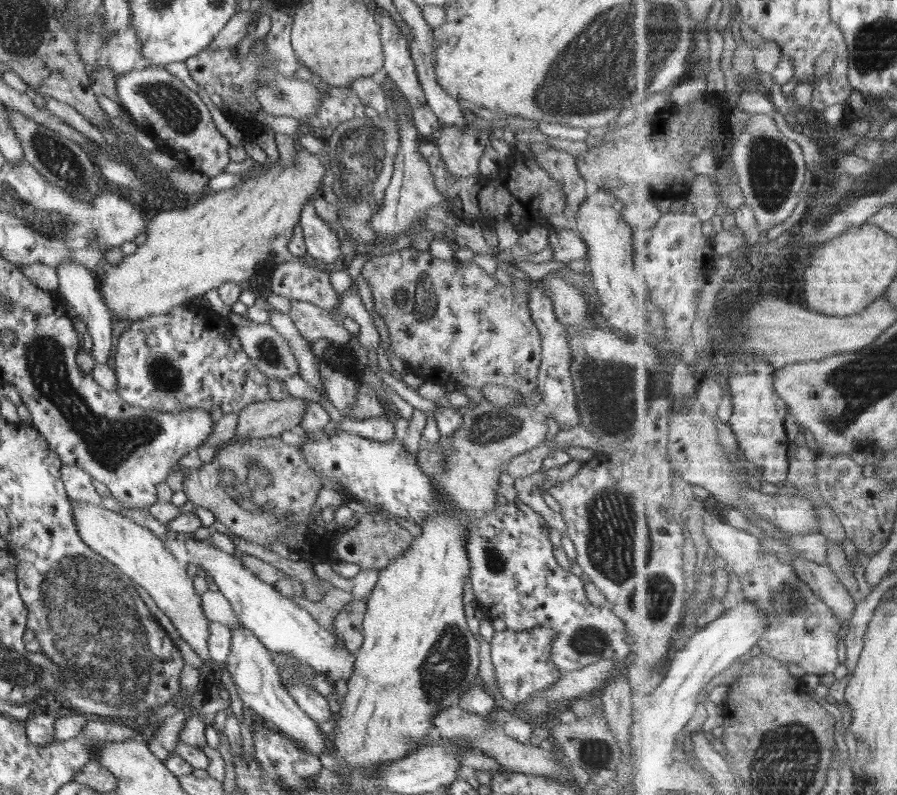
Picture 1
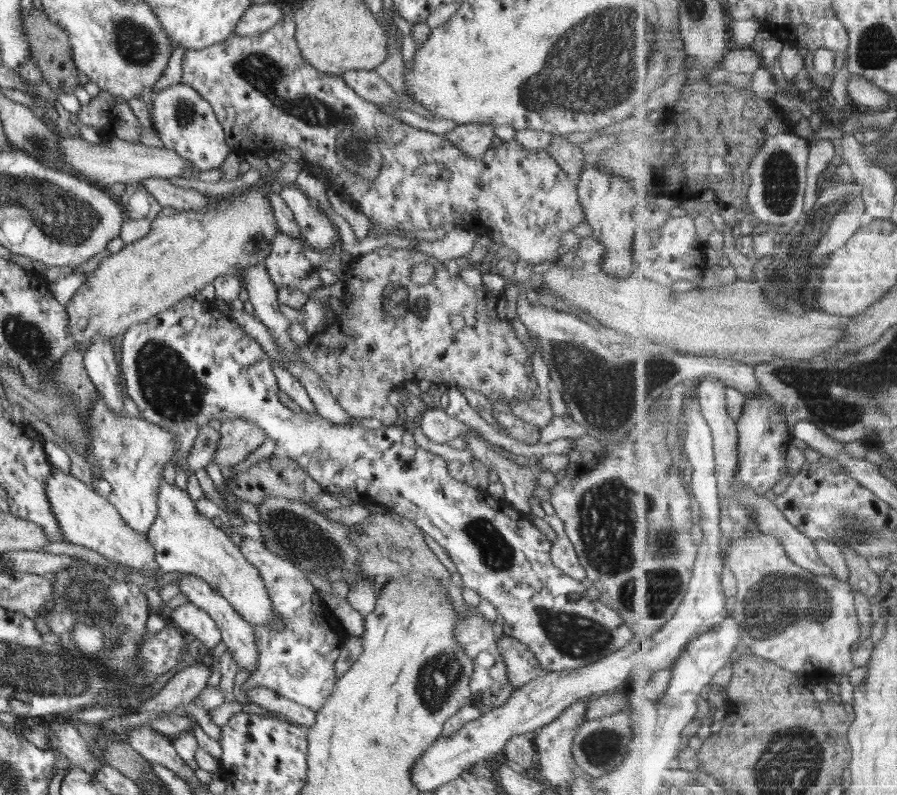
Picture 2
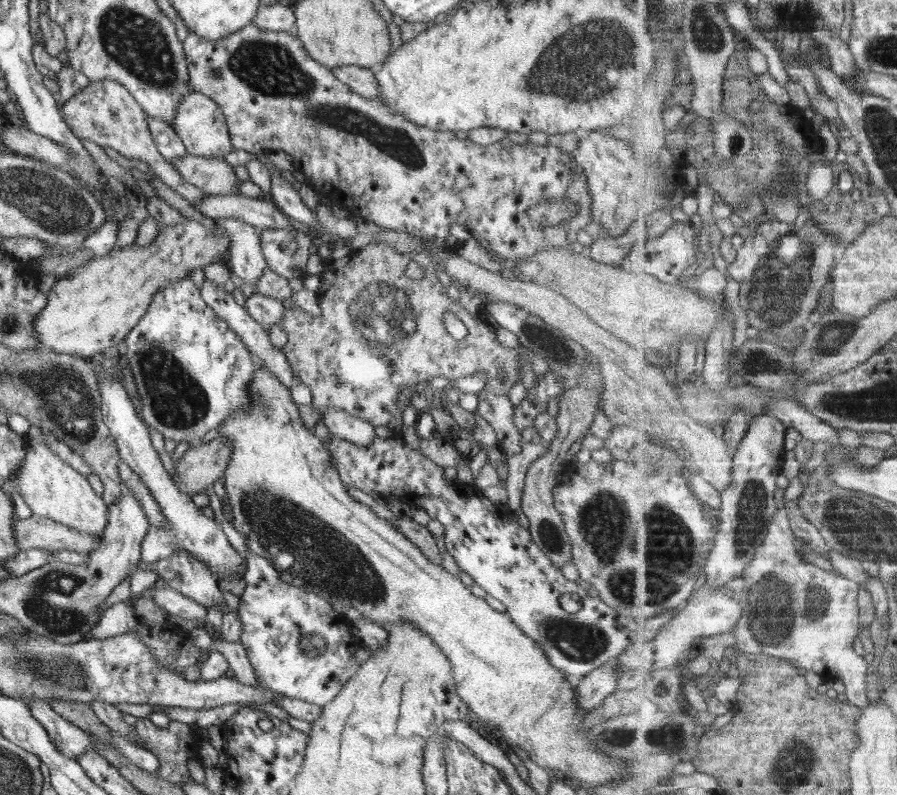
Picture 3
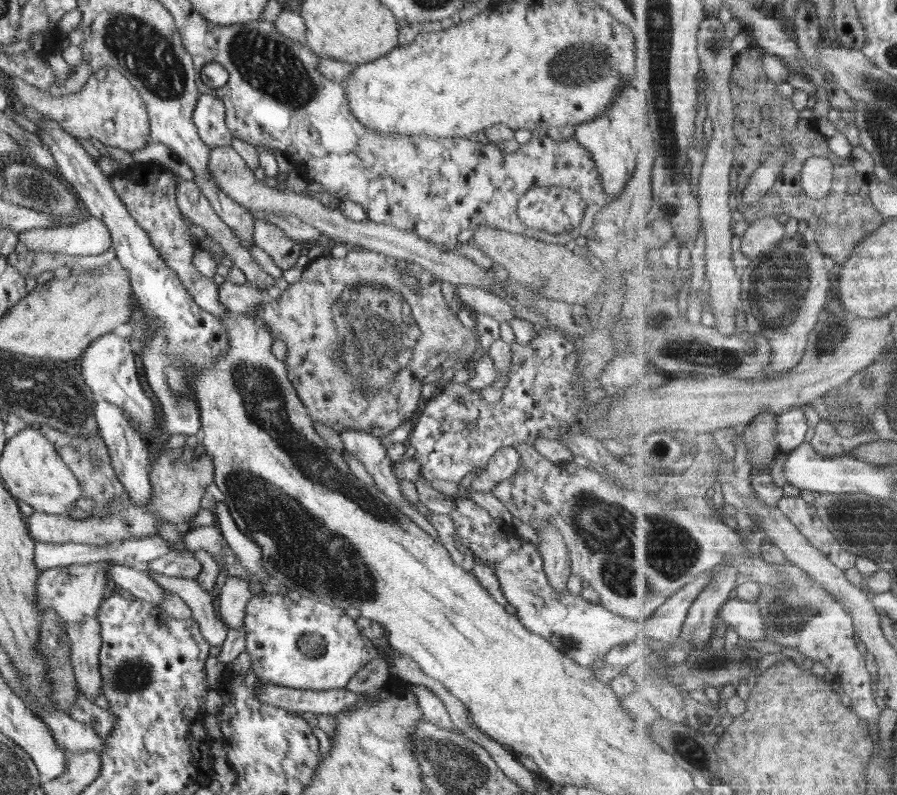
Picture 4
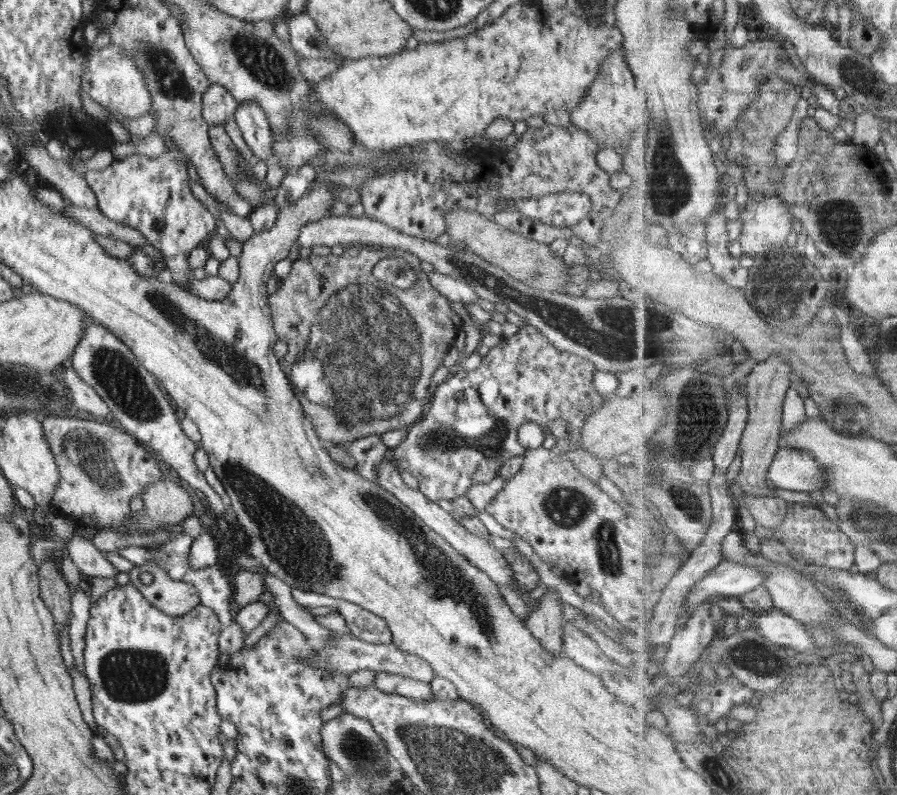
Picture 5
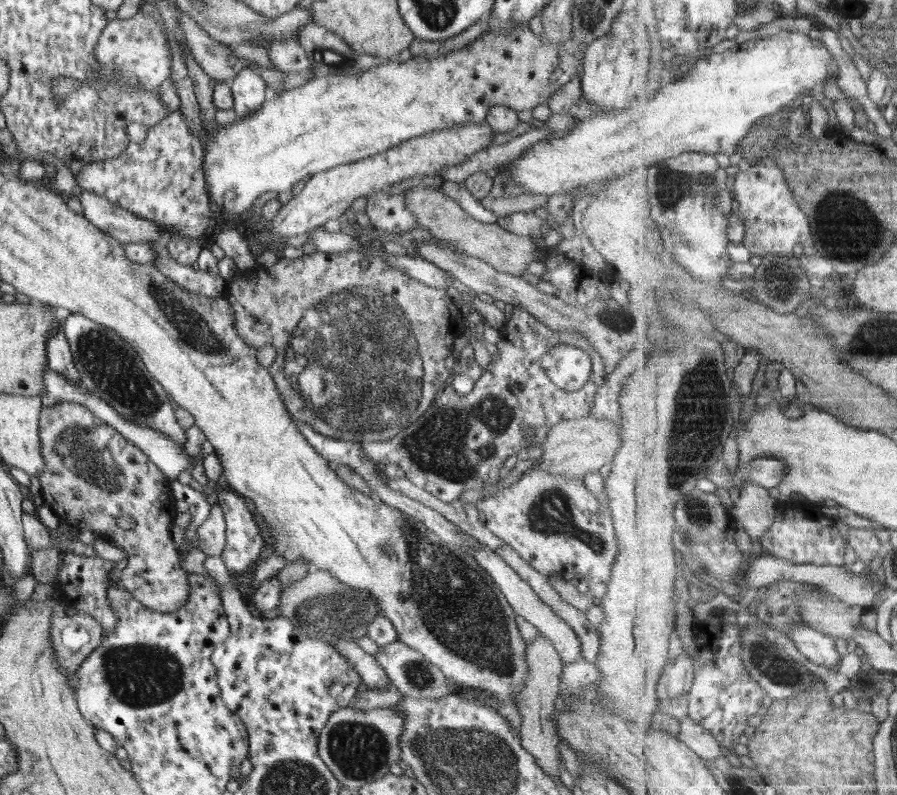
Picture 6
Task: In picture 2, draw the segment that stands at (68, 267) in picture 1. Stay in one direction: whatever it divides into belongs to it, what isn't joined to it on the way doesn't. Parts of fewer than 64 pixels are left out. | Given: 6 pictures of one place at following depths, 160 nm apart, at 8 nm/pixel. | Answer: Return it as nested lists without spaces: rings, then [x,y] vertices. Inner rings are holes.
[[[98,334],[91,344],[82,350],[82,359],[87,377],[93,383],[97,395],[109,410],[120,414],[124,412],[119,384],[120,370],[108,339]]]

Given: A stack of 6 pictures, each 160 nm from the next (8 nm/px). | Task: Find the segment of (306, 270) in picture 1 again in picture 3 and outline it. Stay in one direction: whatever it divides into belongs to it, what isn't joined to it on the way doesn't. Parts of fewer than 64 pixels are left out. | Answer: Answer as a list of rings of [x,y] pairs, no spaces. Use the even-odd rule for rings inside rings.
[[[261,229],[258,231],[260,251],[262,252],[265,266],[283,278],[297,278],[302,280],[309,275],[305,271],[307,248],[310,245],[310,234],[305,230],[292,229]]]

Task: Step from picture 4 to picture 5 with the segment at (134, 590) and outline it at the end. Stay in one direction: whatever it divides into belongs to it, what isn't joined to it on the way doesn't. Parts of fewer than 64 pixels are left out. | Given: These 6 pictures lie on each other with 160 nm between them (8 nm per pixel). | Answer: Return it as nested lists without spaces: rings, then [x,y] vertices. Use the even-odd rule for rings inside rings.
[[[75,532],[72,533],[66,544],[69,558],[84,575],[99,578],[115,578],[119,572],[105,559],[101,553],[93,546],[91,540],[86,541]]]

